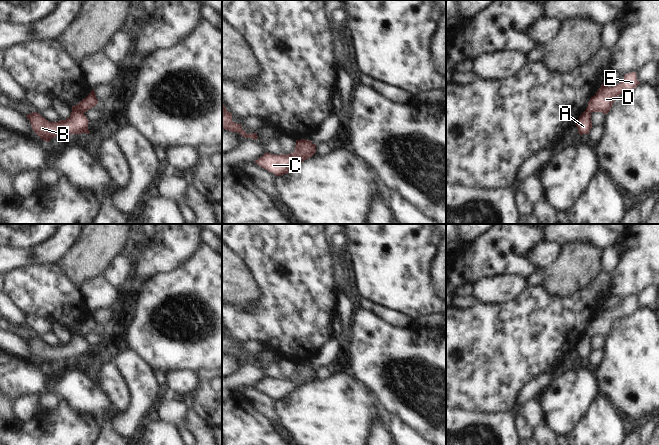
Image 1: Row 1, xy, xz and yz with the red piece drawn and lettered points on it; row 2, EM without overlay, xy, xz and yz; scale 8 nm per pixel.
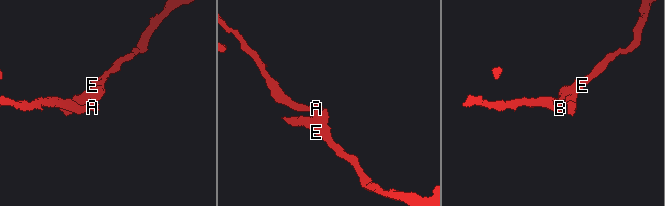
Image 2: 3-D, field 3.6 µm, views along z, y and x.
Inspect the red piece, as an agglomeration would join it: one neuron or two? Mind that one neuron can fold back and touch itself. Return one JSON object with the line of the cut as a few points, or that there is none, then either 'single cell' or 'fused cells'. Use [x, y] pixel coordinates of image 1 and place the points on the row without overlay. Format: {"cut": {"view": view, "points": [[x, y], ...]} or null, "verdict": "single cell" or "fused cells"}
{"cut": {"view": "xy", "points": [[72, 334], [78, 334], [83, 337]]}, "verdict": "fused cells"}

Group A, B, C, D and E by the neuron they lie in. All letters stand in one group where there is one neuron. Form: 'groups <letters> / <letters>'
groups A B / C D E

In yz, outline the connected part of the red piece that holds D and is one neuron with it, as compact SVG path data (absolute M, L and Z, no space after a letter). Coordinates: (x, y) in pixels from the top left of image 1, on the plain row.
M636 296L625 298L623 304L614 311L602 308L597 317L590 322L586 334L589 337L602 336L607 338L620 318L630 317L638 308L640 307L637 304Z

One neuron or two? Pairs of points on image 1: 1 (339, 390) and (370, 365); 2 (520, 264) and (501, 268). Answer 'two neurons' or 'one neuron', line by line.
1: two neurons
2: one neuron

